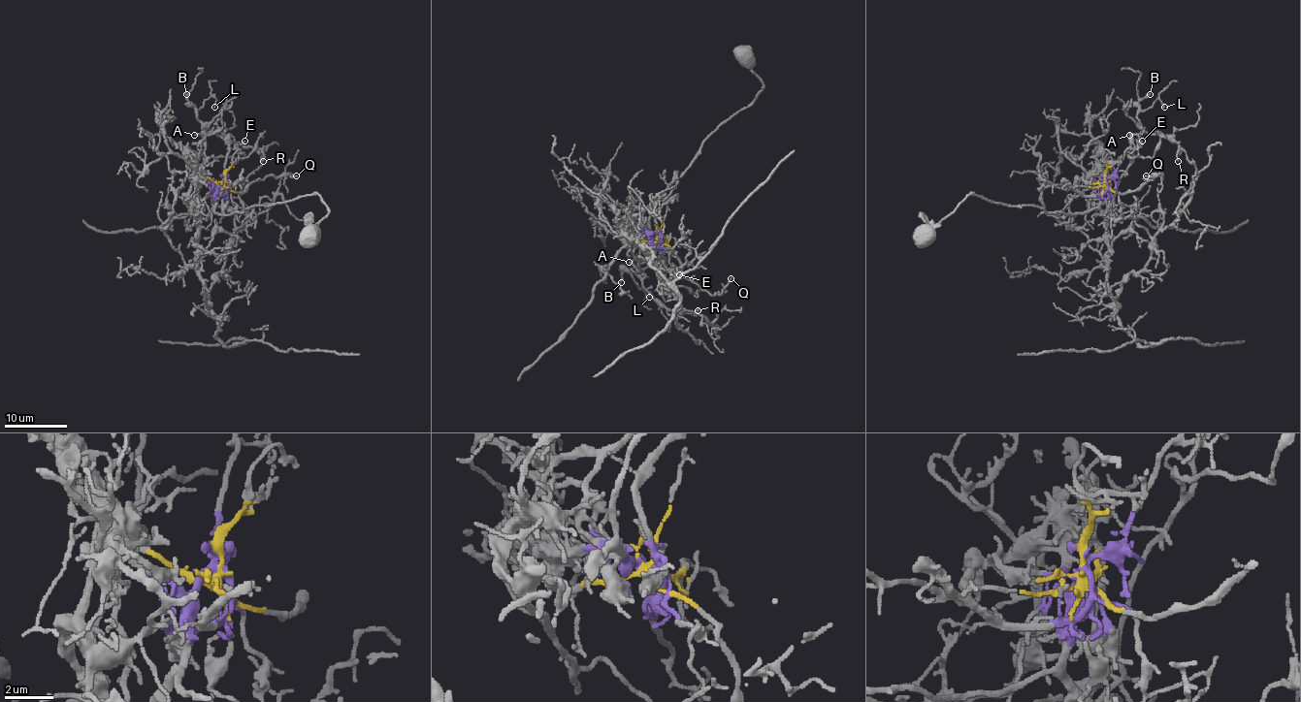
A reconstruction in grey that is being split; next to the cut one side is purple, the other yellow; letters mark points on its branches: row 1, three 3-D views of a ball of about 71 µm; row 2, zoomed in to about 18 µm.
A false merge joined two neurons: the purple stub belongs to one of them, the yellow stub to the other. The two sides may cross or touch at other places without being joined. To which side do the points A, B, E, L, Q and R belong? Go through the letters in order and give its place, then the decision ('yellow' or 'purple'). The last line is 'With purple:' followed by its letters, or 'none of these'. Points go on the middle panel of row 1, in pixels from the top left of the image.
A: (629, 262) | yellow
B: (621, 282) | yellow
E: (679, 274) | purple
L: (649, 297) | yellow
Q: (731, 278) | yellow
R: (698, 310) | yellow
With purple: E

